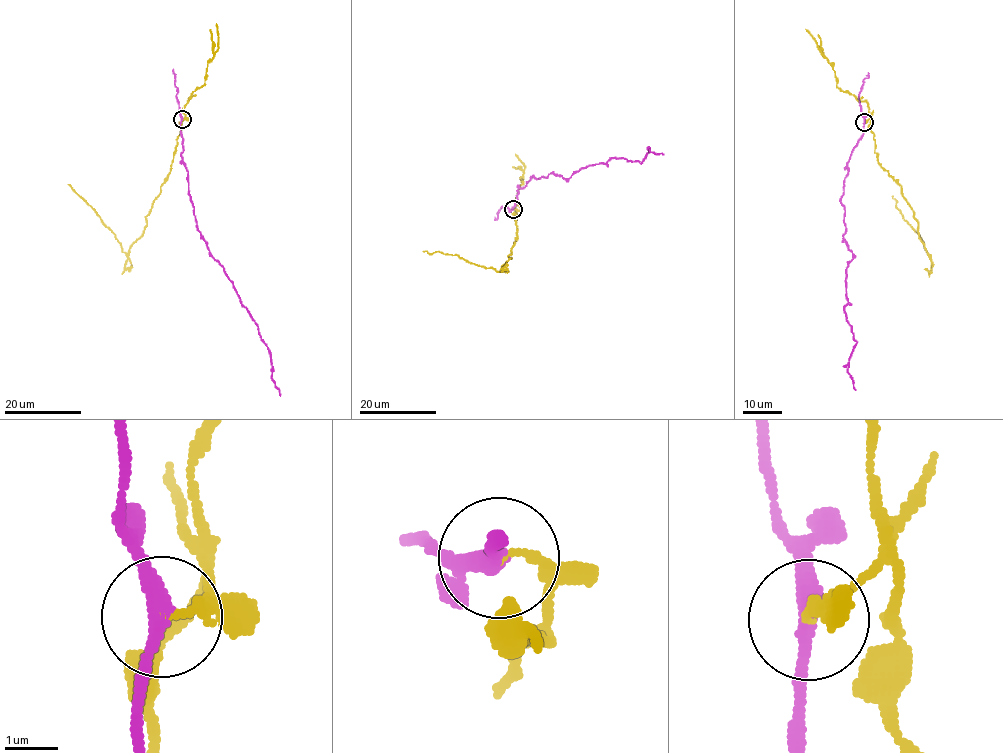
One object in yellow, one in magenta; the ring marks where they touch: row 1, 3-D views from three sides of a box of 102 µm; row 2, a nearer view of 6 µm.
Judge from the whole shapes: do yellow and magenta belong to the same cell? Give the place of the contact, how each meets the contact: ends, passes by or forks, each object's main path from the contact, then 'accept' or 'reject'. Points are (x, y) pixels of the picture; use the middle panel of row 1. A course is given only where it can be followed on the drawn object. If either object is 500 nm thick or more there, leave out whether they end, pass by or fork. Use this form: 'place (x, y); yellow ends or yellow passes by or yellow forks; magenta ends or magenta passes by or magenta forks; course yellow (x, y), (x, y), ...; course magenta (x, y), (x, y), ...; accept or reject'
place (513, 209); yellow ends; magenta passes by; course yellow (513, 208), (518, 238), (508, 256), (512, 257), (501, 271), (456, 255), (423, 251); course magenta (513, 208), (518, 188), (533, 176), (569, 178), (611, 158), (641, 163), (650, 150), (663, 155); reject

